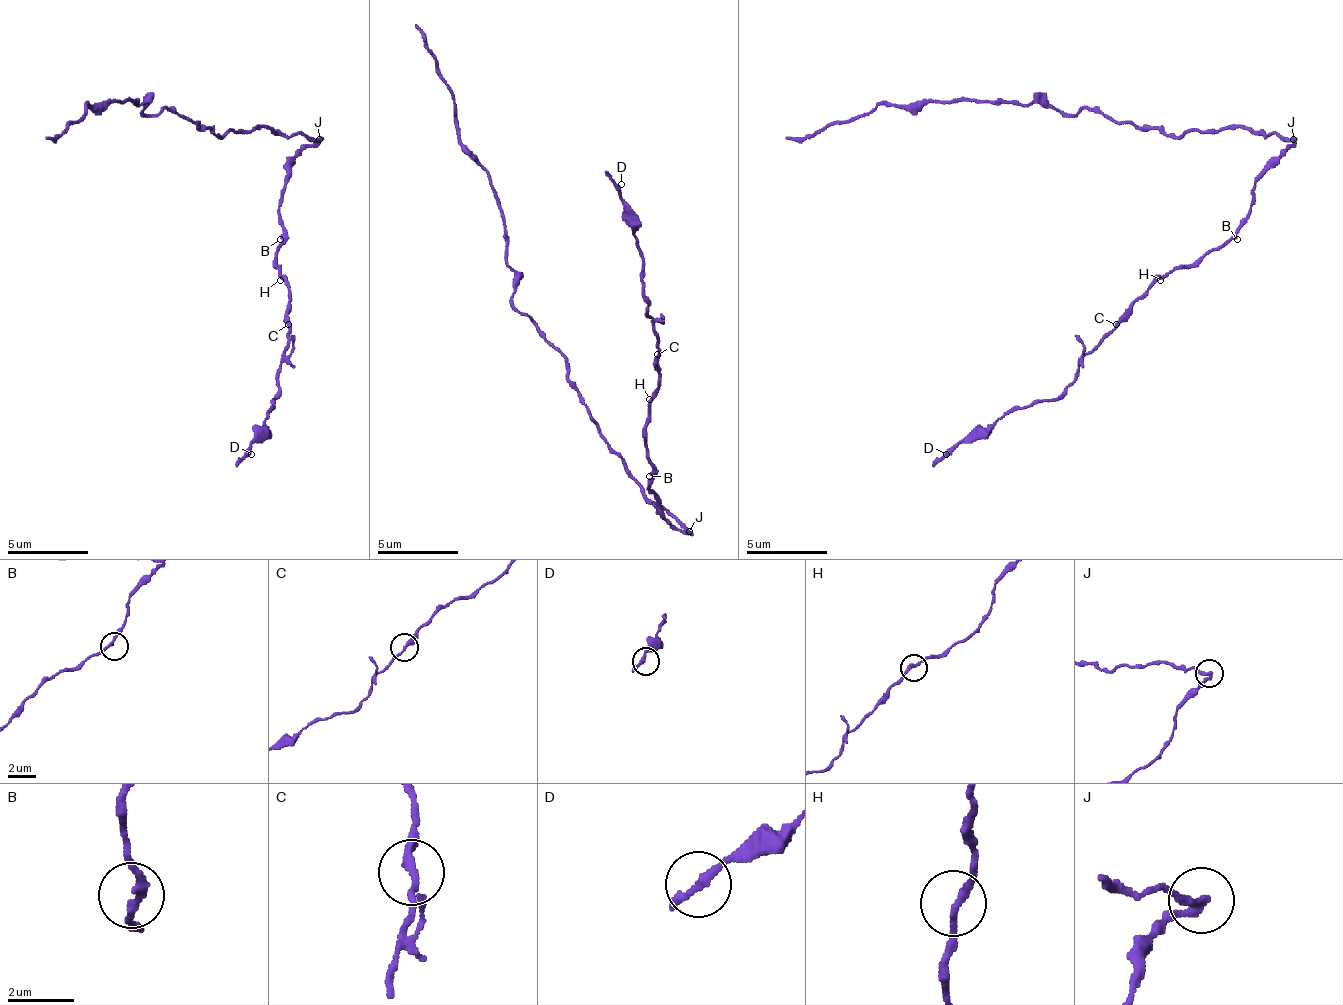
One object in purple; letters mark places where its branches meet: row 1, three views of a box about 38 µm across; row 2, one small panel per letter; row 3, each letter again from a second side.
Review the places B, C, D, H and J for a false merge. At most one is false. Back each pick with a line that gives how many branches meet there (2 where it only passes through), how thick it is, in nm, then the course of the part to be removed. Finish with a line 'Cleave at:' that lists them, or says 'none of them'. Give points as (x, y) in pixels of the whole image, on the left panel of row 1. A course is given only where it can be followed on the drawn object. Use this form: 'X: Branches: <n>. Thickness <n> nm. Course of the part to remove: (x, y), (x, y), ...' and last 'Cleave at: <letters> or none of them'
J: Branches: 2. Thickness 200 nm. Course of the part to remove: (320, 138), (259, 126), (219, 138), (170, 110), (142, 110), (146, 101), (89, 105), (57, 138), (45, 138)
Cleave at: J

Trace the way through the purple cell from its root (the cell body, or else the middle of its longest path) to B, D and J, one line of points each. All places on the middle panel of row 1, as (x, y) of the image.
B: (645, 492), (677, 520), (673, 524), (661, 512), (649, 476)
D: (645, 492), (677, 520), (661, 512), (649, 488), (653, 464), (645, 423), (657, 387), (657, 330), (621, 184)
J: (645, 492), (649, 500), (661, 504), (690, 532)

